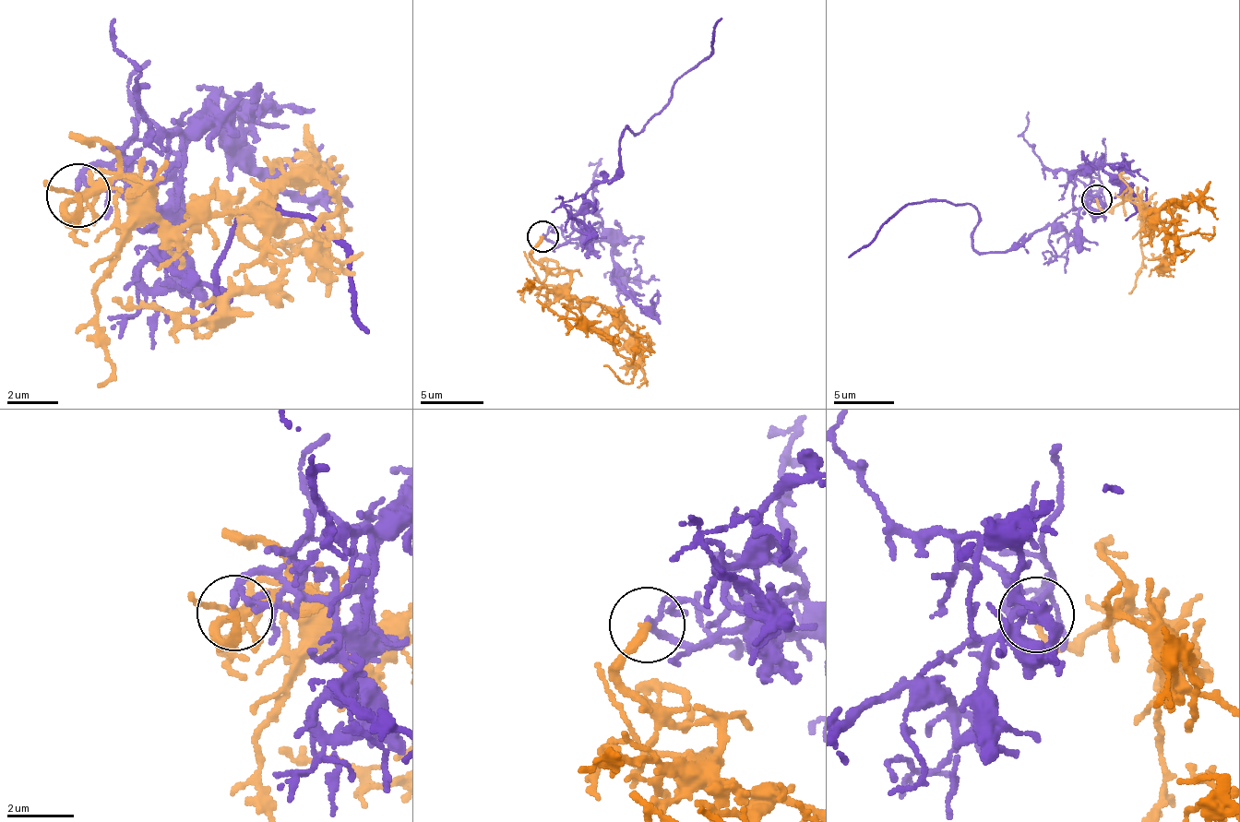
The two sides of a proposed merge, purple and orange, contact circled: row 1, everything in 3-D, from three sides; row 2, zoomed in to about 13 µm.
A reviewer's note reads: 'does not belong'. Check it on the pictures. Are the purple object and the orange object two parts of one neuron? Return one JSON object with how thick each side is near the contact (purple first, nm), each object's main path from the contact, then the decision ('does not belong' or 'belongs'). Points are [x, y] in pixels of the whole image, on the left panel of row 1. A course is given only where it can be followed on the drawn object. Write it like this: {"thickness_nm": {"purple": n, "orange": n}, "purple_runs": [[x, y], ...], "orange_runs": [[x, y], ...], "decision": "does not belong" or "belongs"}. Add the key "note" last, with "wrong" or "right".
{"thickness_nm": {"purple": 160, "orange": 200}, "purple_runs": [[76, 194], [146, 188], [178, 273], [141, 280], [154, 251], [215, 312], [233, 223], [320, 221], [367, 331]], "orange_runs": [[77, 194], [73, 218], [115, 176], [135, 176], [175, 224], [244, 210], [278, 271], [200, 324], [112, 300]], "decision": "belongs", "note": "wrong"}

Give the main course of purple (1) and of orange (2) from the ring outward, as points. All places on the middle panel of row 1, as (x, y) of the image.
1: (542, 233), (587, 228), (571, 215), (616, 172), (622, 135), (640, 131), (697, 68), (721, 18)
2: (542, 237), (530, 256), (565, 271), (576, 299), (608, 315), (602, 334), (614, 339), (537, 298)

